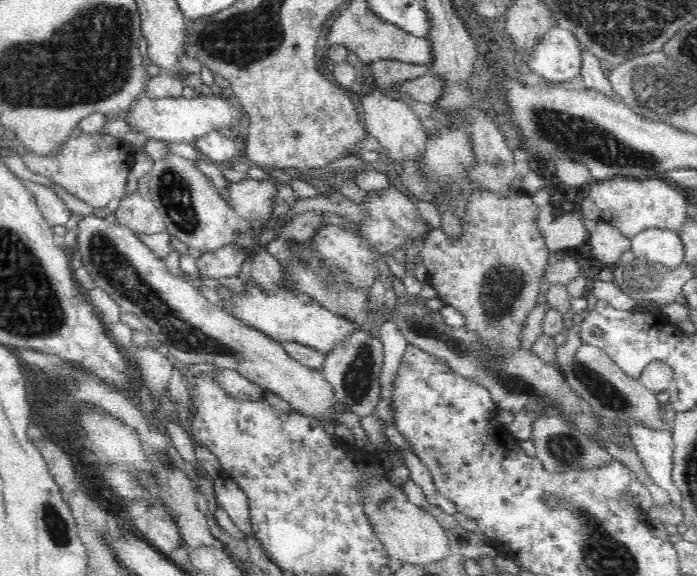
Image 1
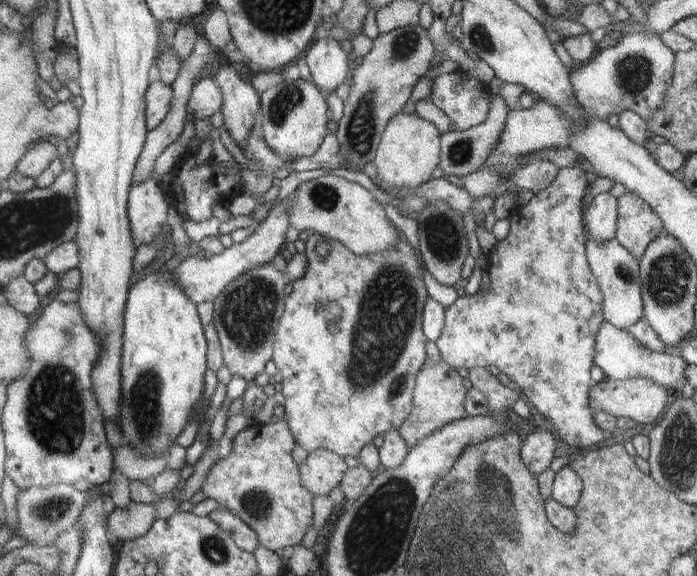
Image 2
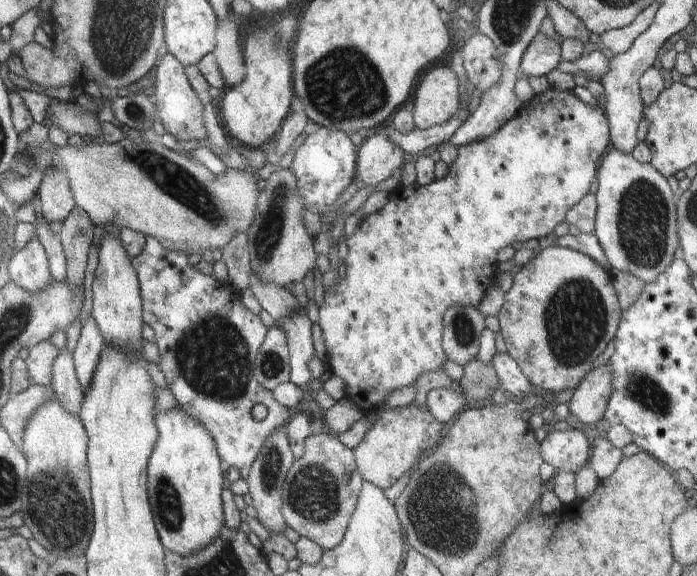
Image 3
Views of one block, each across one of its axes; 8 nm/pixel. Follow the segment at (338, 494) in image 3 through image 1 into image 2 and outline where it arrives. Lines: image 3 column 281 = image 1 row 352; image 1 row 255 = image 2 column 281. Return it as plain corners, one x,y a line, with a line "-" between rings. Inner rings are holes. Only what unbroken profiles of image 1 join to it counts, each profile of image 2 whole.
252,422
240,431
232,440
232,452
228,458
218,459
212,466
202,492
206,499
216,500
222,508
233,512
245,522
258,536
260,545
276,552
286,546
298,546
304,534
313,522
313,494
310,494
300,480
299,467
292,458
292,449
296,444
287,422
259,423

